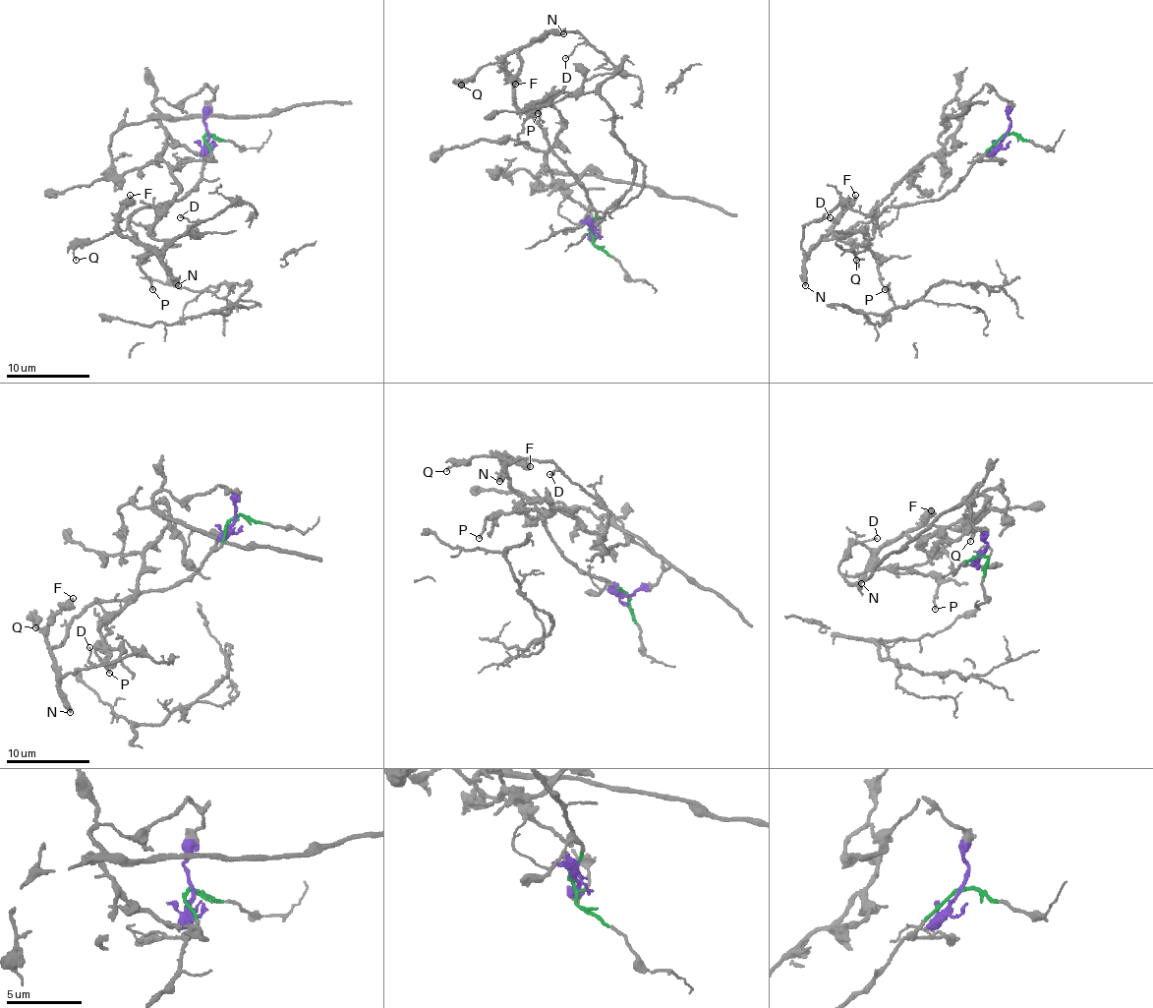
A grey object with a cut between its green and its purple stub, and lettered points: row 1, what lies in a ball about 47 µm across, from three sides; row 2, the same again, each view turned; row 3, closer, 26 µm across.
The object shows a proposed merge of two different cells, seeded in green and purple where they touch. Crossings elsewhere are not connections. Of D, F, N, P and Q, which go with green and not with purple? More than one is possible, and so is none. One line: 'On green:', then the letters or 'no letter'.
On green: D, F, N, Q

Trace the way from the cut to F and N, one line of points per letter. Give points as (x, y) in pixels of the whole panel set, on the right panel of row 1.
F: (1008, 135), (941, 197), (885, 207), (868, 221), (827, 238), (834, 219), (856, 195)
N: (1008, 135), (941, 197), (885, 207), (868, 221), (856, 221), (837, 236), (821, 240), (804, 264), (804, 286)

